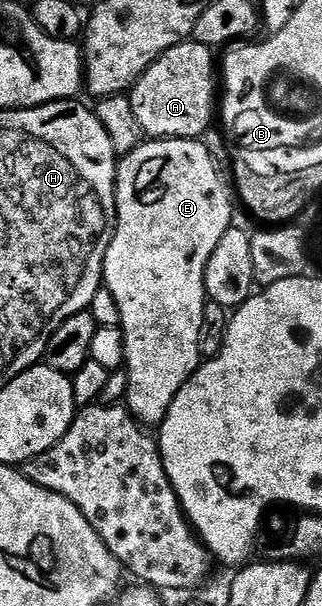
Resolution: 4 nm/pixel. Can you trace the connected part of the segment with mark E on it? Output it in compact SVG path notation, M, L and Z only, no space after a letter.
M149 139L142 141L134 151L124 156L117 164L117 230L114 231L113 240L107 249L103 283L114 294L114 299L118 303L121 314L119 327L125 333L123 344L124 369L129 375L127 406L129 412L146 428L156 428L165 420L167 409L171 409L171 401L175 401L179 389L183 389L185 382L195 374L203 362L199 349L199 333L203 329L203 313L207 302L205 270L207 269L207 261L211 261L211 253L215 253L215 245L219 245L223 233L227 233L227 229L234 226L232 198L234 199L231 188L223 185L218 178L218 172L215 170L211 154L201 141L195 139Z

